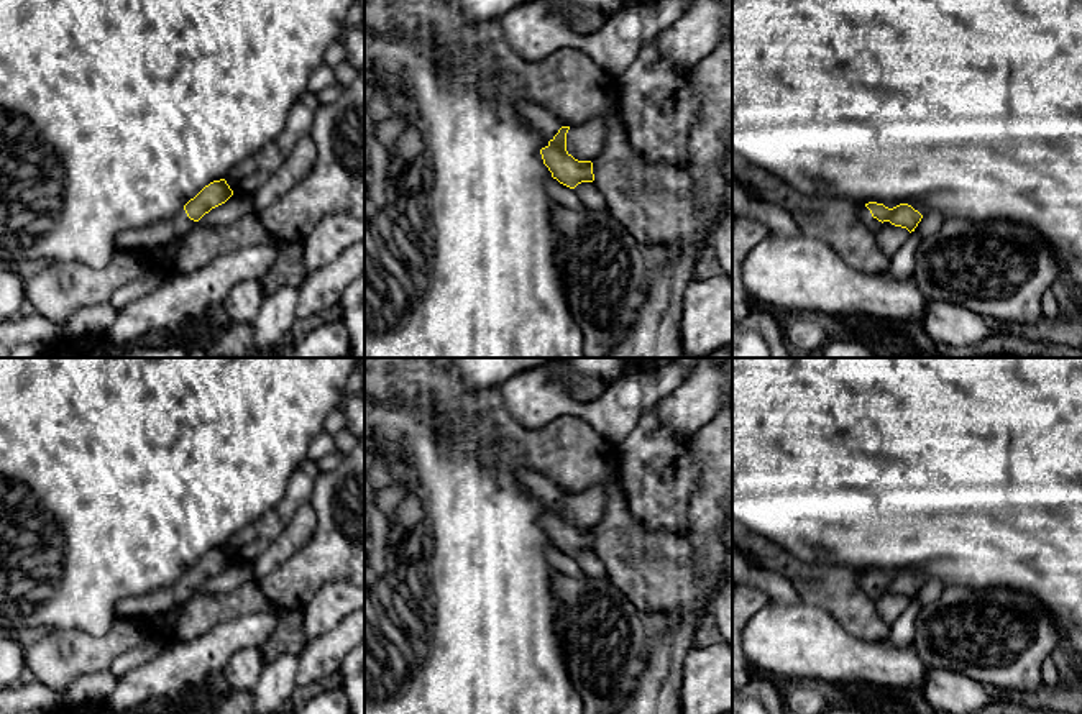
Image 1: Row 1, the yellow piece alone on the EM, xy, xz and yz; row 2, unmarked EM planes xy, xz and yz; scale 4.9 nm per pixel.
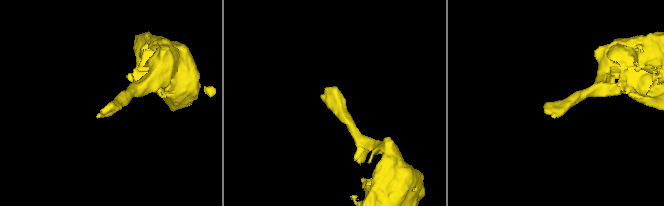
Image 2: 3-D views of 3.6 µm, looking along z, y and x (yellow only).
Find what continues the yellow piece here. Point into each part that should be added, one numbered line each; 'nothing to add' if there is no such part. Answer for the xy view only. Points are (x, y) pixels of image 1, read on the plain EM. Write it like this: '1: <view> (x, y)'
1: xy (148, 608)

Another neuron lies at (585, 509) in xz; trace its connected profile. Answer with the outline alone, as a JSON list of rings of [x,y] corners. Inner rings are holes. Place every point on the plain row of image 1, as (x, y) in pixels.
[[[621,469],[614,471],[603,484],[573,494],[566,501],[566,519],[578,529],[593,529],[604,512],[609,489],[622,486]]]

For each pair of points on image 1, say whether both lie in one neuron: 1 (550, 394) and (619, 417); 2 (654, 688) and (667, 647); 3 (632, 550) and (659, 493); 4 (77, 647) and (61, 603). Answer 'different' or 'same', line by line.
1: same
2: same
3: different
4: different

